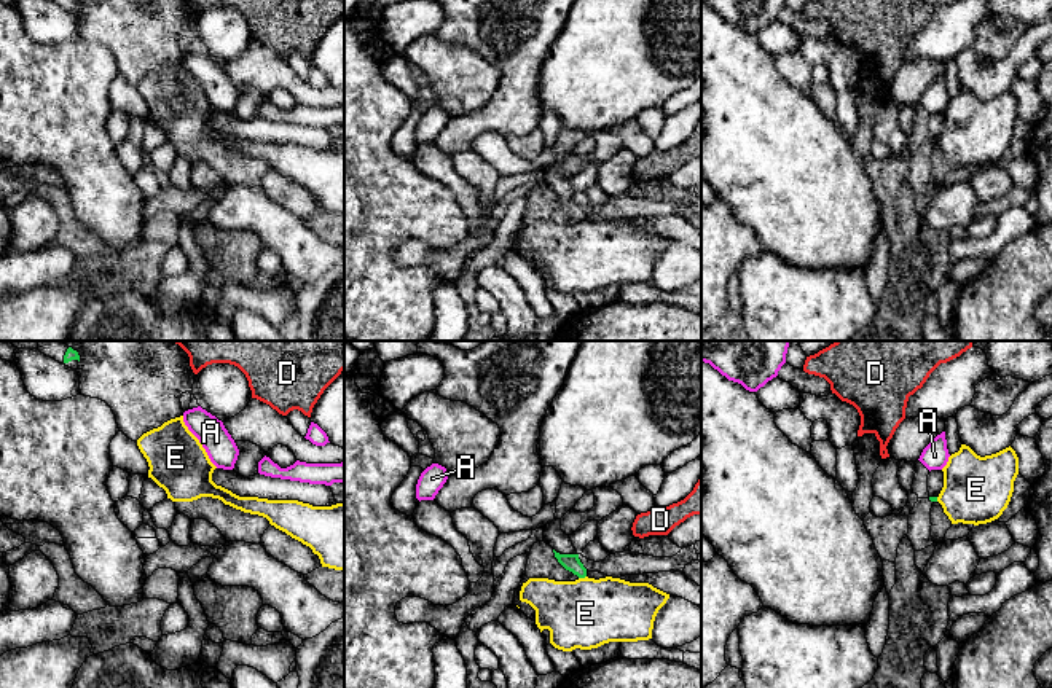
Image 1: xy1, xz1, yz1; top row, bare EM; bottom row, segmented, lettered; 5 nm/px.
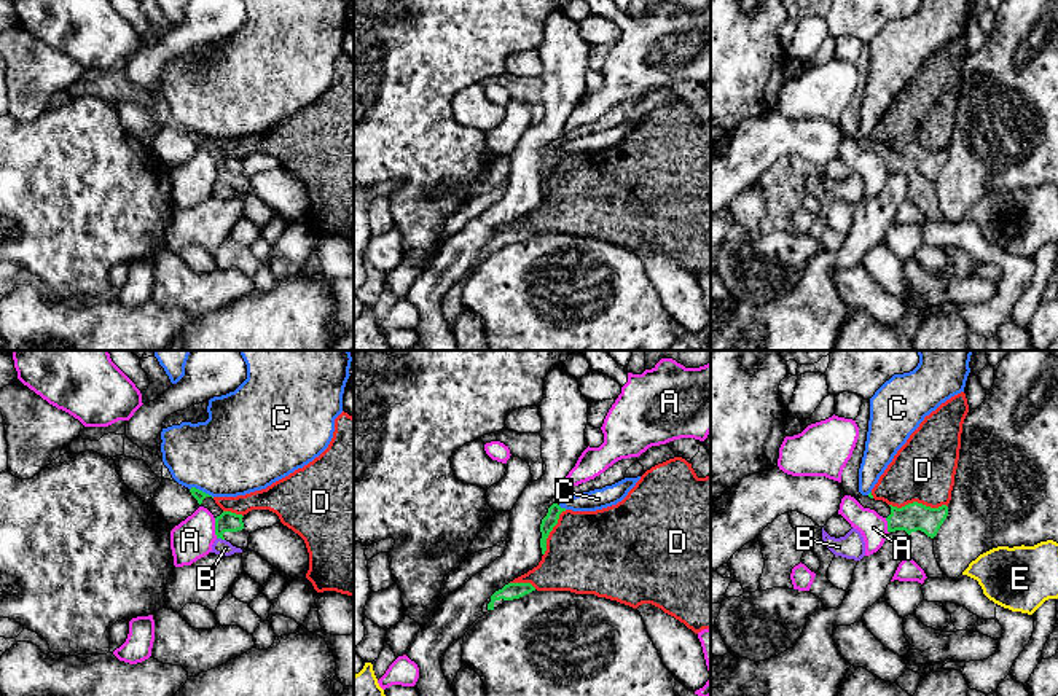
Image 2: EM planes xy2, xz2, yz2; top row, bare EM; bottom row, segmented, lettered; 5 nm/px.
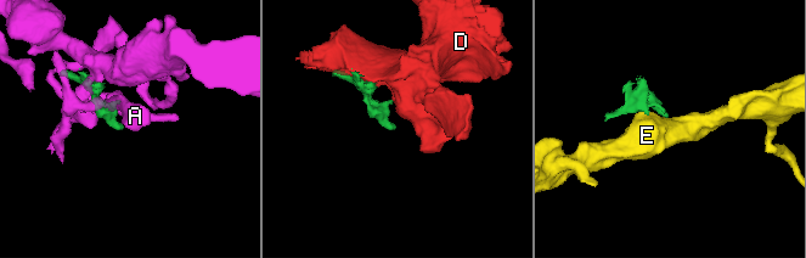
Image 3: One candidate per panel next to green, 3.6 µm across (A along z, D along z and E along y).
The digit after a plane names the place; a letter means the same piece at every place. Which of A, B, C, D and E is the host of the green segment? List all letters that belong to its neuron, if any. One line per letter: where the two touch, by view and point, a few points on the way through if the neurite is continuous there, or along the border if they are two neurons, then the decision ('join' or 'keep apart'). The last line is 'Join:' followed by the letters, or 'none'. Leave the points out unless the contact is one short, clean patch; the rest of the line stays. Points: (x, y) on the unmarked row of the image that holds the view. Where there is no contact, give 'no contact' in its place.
A: contact xy2 (215, 171); keep apart
B: contact xy2 (220, 180); border xy2 (217, 180), (223, 183); keep apart
C: contact xy2 (201, 134); border xy2 (190, 131), (198, 131), (212, 140); keep apart
D: contact yz2 (916, 145); join
E: contact xz1 (582, 220); border xz1 (585, 218), (579, 222); keep apart
Join: D

